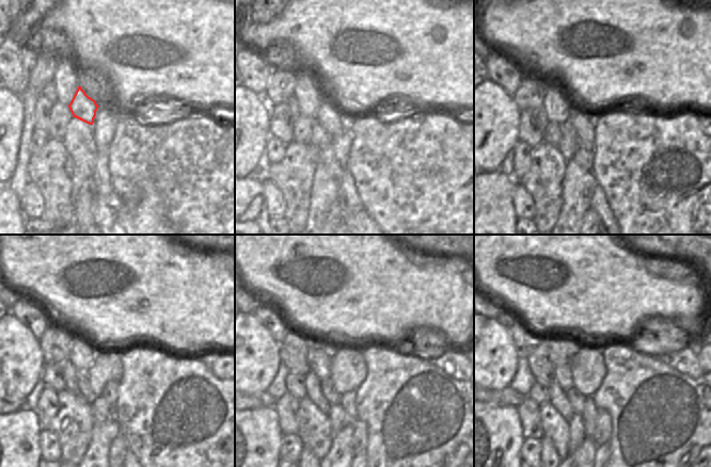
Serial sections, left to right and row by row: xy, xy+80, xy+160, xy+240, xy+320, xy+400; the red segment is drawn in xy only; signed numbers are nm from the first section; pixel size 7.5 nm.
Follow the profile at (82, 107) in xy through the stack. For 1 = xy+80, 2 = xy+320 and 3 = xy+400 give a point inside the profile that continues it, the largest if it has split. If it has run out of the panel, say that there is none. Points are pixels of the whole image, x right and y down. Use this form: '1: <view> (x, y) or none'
1: xy+80 (329, 116)
2: xy+320 (347, 400)
3: xy+400 (589, 413)

